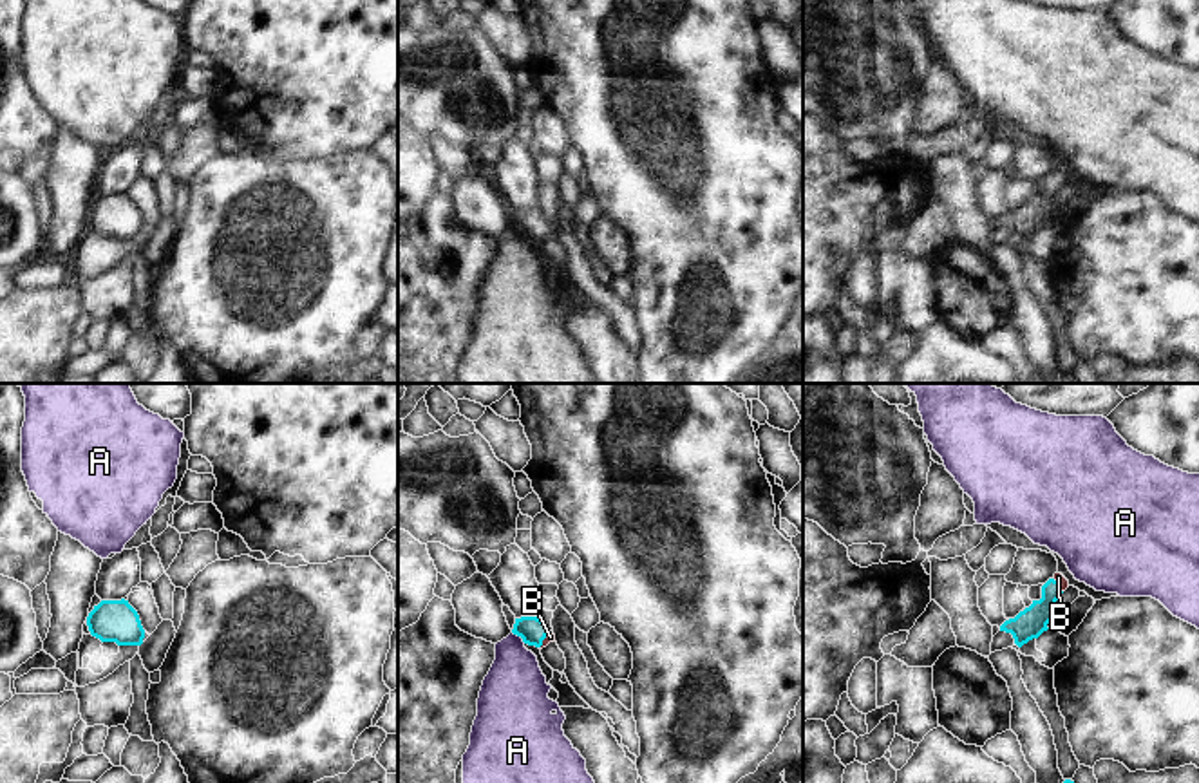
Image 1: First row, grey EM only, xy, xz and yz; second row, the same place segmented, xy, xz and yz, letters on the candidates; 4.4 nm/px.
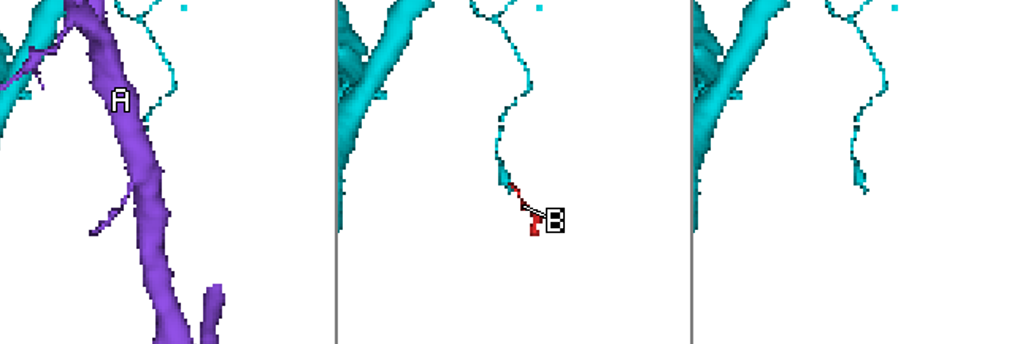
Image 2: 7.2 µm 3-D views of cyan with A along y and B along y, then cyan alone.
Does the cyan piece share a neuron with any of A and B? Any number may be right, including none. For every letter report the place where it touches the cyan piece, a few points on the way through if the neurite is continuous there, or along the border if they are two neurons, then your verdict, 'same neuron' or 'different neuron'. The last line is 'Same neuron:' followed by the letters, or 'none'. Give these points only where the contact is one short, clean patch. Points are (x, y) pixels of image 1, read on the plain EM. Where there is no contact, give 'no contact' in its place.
A: xz (519, 230) | different neuron
B: xz (545, 232) | across xz (532, 225), (545, 232), (550, 232) | same neuron
Same neuron: B

